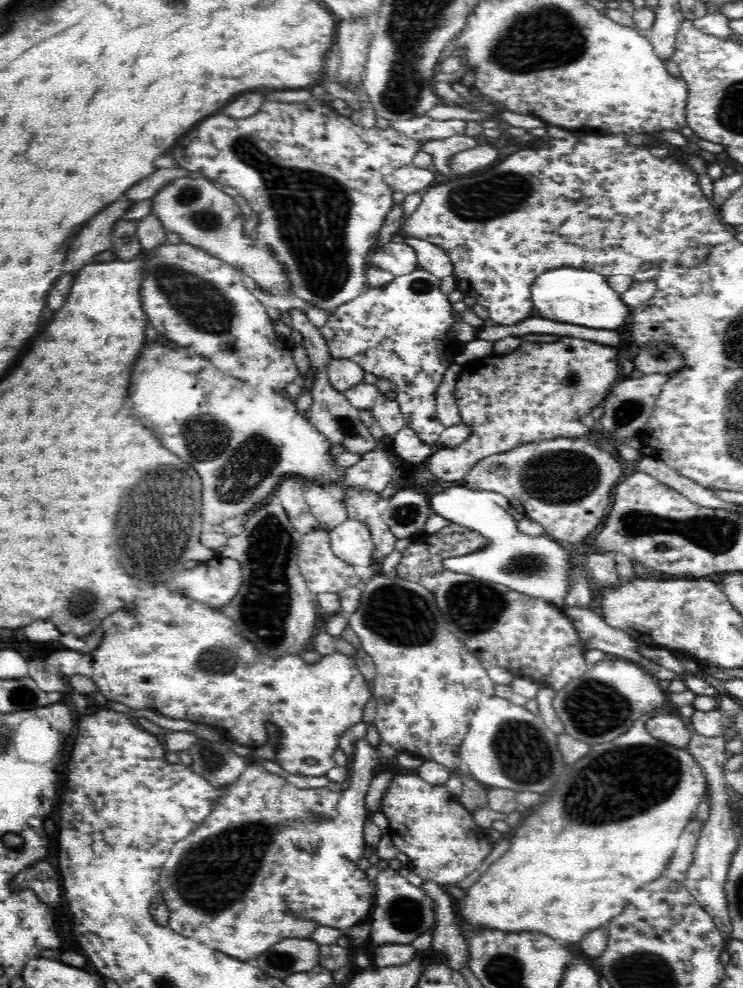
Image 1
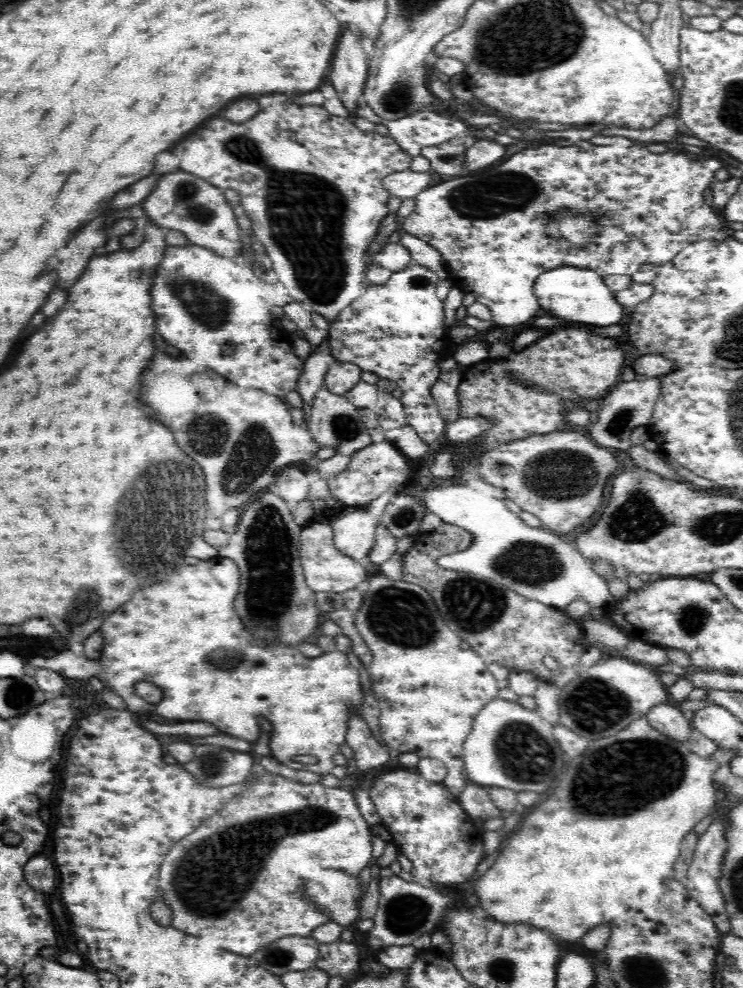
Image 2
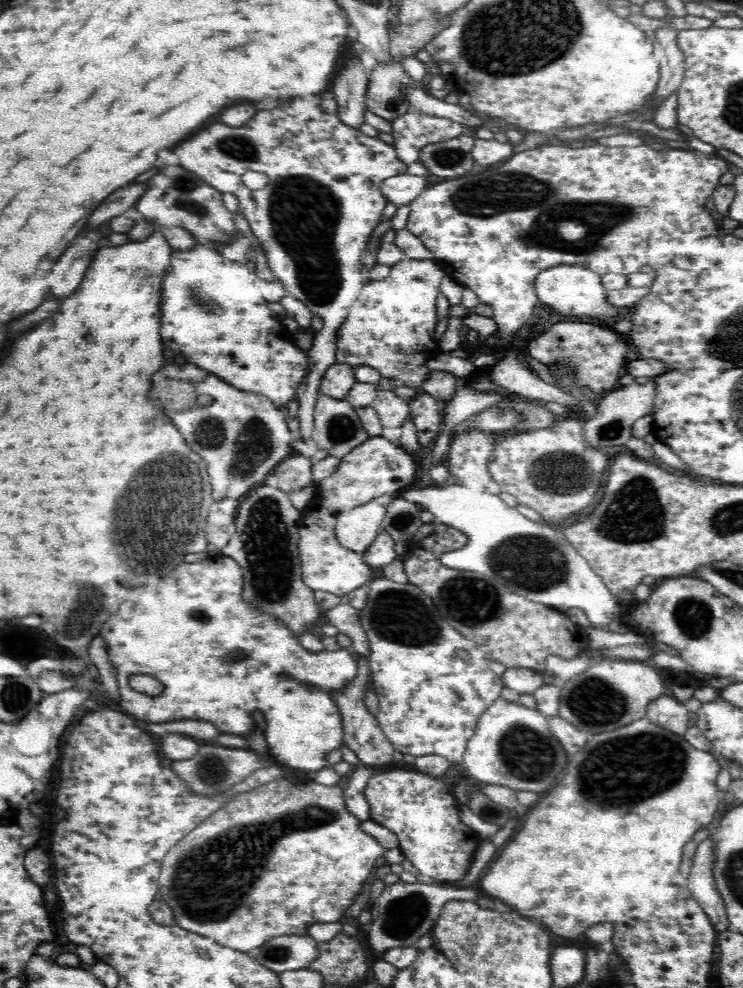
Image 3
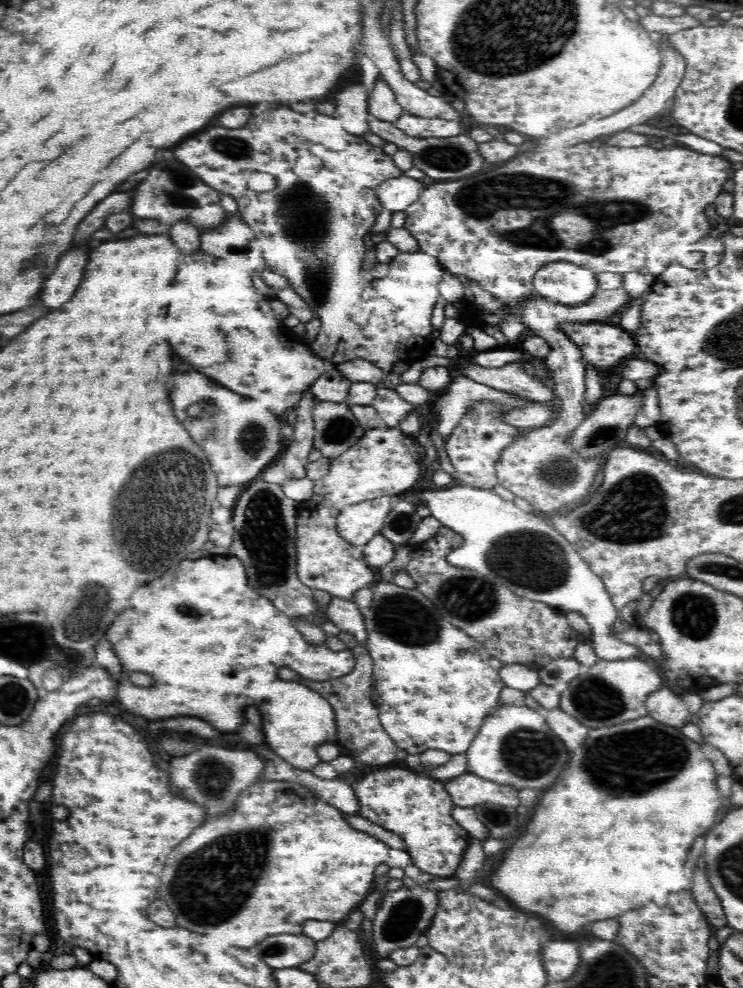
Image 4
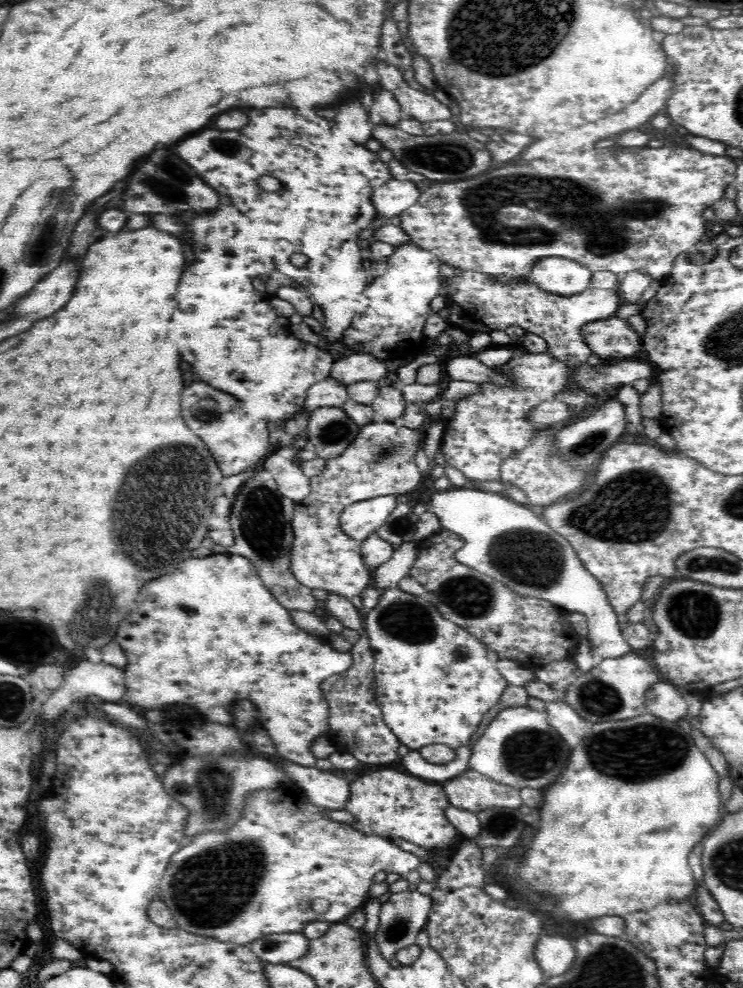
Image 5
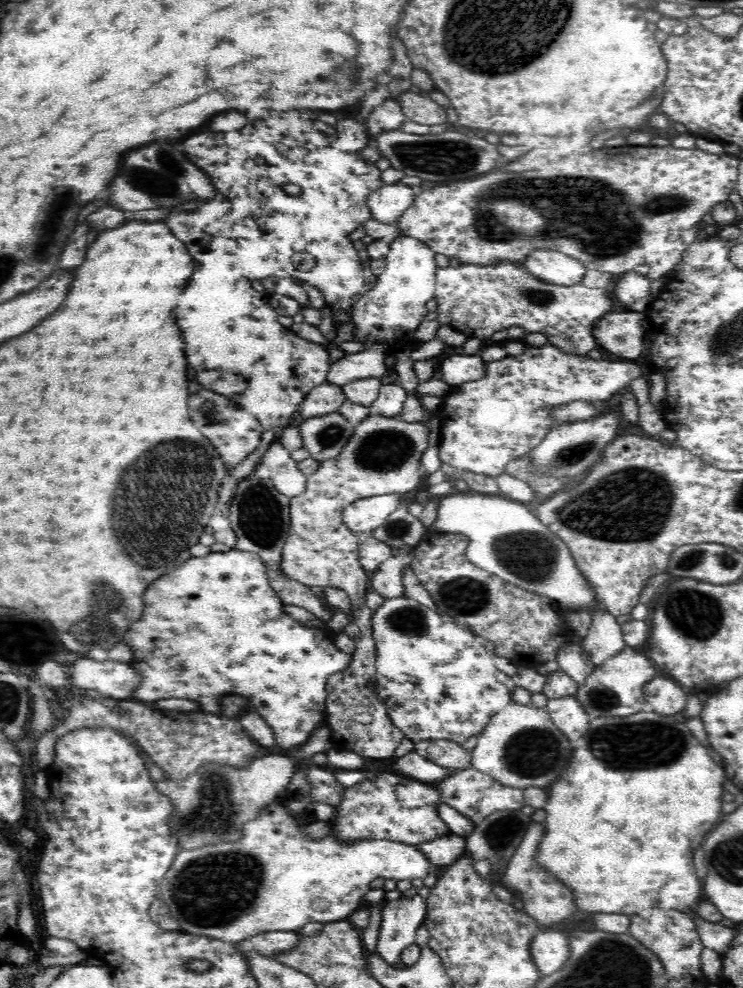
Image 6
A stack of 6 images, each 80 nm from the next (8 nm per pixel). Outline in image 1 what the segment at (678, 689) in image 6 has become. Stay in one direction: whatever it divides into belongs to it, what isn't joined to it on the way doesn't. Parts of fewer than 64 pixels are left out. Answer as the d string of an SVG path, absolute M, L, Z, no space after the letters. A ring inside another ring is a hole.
M659 710L646 717L646 729L654 738L684 749L690 742L690 730L684 720L675 713L660 713Z

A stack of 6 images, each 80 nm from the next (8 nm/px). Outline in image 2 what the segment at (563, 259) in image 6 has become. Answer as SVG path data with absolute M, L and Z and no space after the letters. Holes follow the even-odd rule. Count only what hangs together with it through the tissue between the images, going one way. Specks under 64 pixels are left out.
M560 266L543 272L533 287L538 305L554 317L582 324L612 326L624 316L624 307L616 300L616 293L604 282L603 276L594 270L578 266Z

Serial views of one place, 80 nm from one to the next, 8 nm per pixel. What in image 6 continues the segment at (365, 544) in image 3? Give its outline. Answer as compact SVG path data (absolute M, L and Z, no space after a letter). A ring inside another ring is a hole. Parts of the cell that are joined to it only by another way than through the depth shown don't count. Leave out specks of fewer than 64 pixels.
M382 493L360 499L345 506L342 514L344 525L353 533L370 533L382 526L405 501L400 493Z

